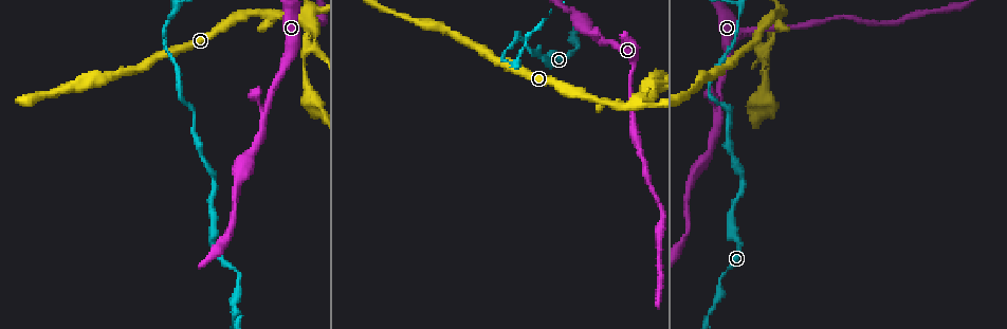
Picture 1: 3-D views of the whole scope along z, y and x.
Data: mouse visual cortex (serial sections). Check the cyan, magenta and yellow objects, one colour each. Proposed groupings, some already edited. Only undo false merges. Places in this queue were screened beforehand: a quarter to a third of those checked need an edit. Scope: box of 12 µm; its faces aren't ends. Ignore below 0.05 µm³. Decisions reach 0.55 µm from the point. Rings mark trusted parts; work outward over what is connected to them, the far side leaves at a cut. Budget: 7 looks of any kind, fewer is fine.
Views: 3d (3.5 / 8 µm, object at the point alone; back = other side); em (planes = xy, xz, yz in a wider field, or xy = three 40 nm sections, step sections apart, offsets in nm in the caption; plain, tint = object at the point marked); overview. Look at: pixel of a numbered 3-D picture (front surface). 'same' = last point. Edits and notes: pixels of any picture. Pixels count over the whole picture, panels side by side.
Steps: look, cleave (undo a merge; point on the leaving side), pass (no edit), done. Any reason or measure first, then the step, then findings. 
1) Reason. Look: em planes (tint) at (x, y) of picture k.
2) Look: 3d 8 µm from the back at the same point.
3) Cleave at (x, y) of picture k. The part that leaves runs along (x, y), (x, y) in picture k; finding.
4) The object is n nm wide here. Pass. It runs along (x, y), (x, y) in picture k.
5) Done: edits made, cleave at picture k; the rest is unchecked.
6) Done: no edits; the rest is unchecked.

Two arms in line, one across. Look: 3d 3.5 µm at (265, 111) of picture 1.

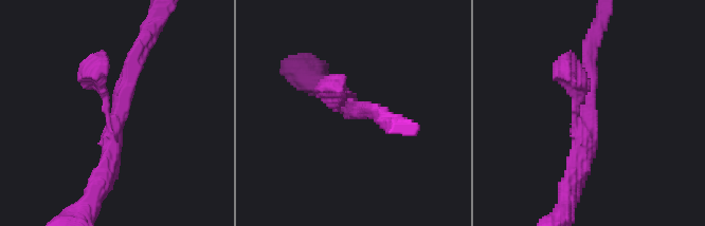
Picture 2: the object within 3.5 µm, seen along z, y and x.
Need the tissue. Look: em xy step 5 (tint) at (120, 111) of picture 2.

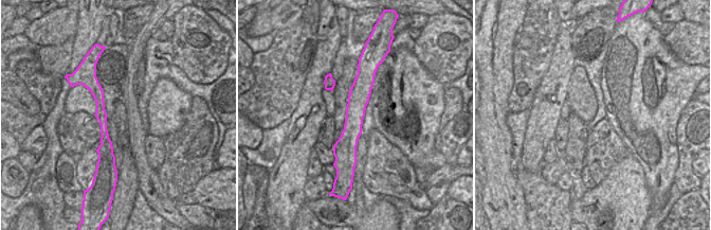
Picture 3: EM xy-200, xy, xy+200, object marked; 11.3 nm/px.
The arms are 250, 250, 300 nm wide. Cleave at (563, 81) of picture 2. The part that leaves runs along (576, 116), (571, 52) in picture 2; two cells meet here.

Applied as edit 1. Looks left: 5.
Look: 3d 3.5 µm at (533, 54) of picture 1.

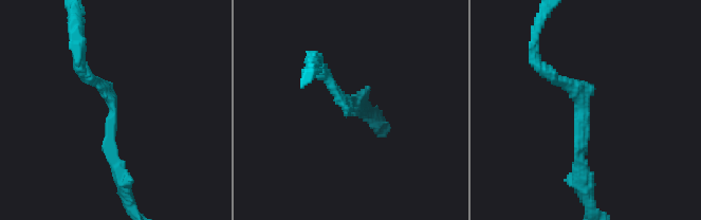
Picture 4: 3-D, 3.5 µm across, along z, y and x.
Look: em planes (tint) at (114, 102) of picture 4.

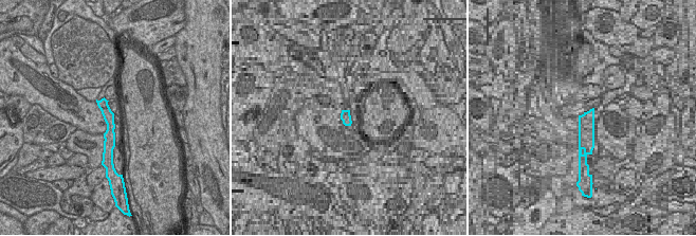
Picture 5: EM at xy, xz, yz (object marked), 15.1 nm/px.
The object is 160 nm wide here. Pass. It runs along (103, 102), (109, 118), (109, 151) in picture 5; all the same cell.

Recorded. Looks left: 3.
Look: em xy step 3 (tint) at (738, 15) of picture 1.

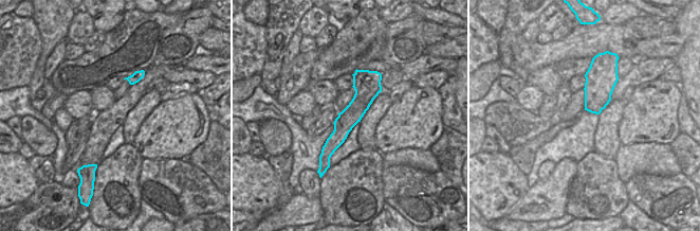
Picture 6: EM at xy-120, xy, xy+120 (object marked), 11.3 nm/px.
See where the arms go. Look: 3d 3.5 µm at the same point.

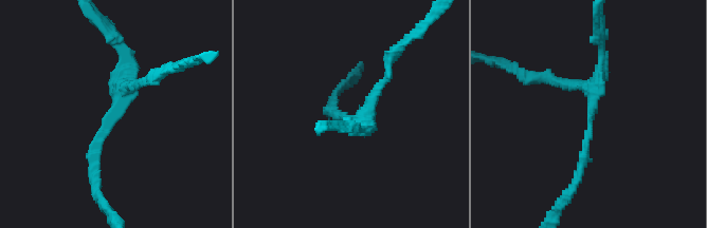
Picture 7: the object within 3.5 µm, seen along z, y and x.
Pass. It runs along (96, 186), (93, 147), (139, 82) in picture 7; continuous, no second cell.

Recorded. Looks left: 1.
Done: edits made, cleave at picture 2; the rest is unchecked.

